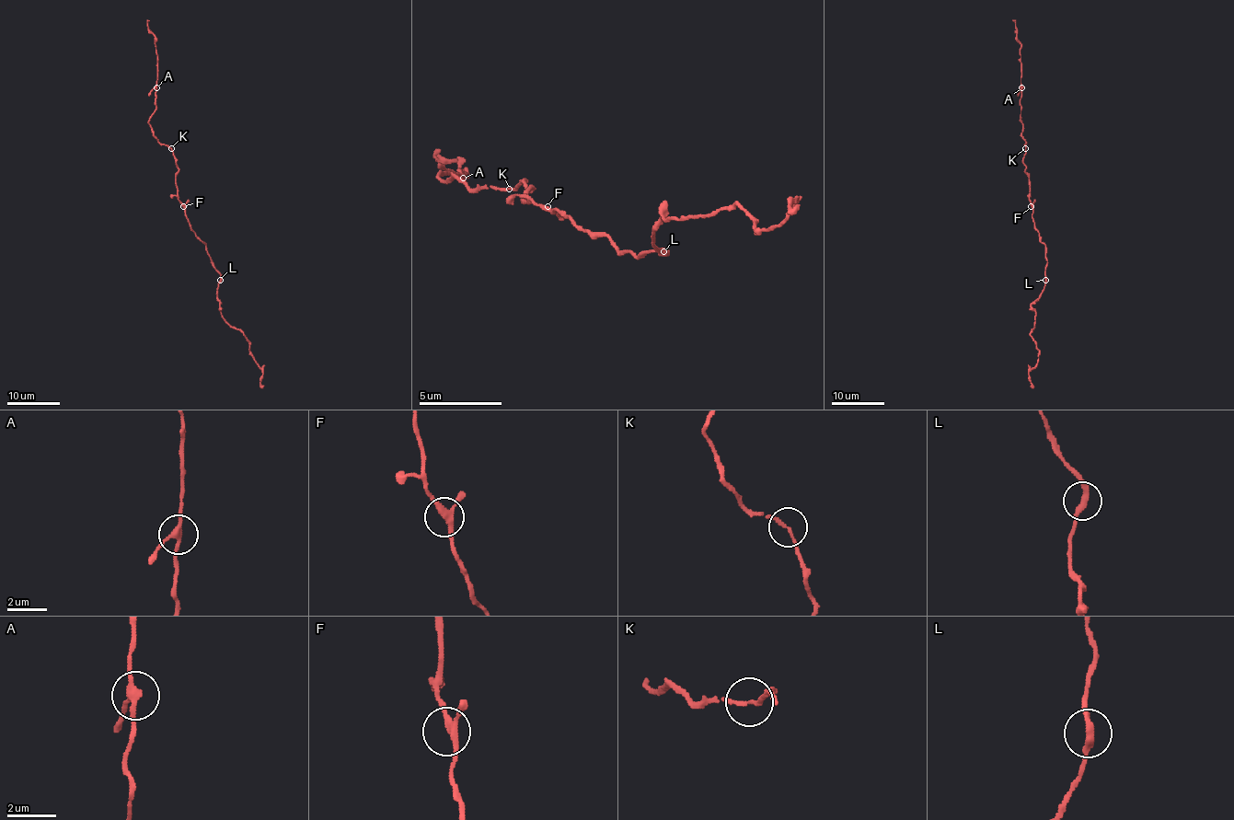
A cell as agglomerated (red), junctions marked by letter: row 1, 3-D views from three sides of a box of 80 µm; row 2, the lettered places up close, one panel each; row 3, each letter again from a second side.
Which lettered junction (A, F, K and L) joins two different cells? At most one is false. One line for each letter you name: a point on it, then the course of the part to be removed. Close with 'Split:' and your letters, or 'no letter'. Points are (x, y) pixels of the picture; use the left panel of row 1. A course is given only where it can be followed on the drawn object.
Split: no letter

